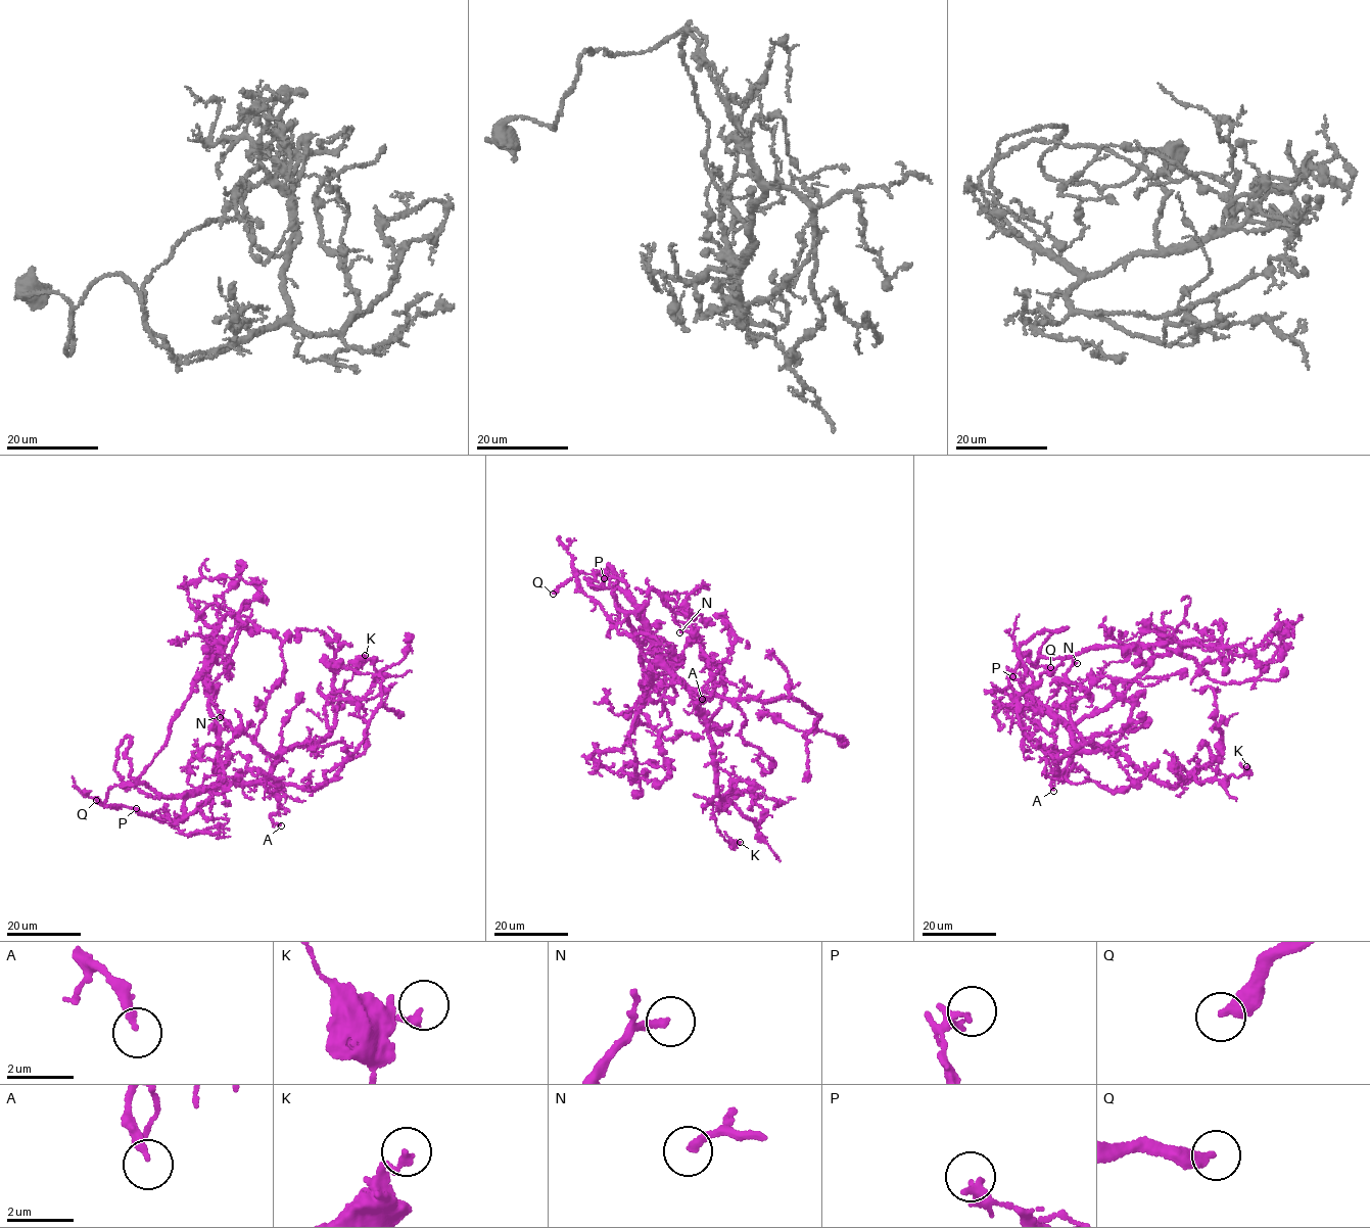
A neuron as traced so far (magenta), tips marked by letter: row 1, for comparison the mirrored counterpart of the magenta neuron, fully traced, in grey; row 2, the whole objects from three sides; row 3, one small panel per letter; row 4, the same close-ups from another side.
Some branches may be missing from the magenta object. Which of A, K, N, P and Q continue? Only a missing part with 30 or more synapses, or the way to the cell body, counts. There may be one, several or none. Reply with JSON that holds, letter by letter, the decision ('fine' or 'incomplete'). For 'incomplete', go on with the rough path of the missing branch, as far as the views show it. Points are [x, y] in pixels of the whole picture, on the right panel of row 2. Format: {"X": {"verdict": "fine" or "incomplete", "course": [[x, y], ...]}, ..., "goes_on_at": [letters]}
{"A": {"verdict": "fine"}, "K": {"verdict": "fine"}, "N": {"verdict": "incomplete", "course": [[1077, 663], [1094, 650], [1113, 625], [1113, 615], [1105, 606]]}, "P": {"verdict": "fine"}, "Q": {"verdict": "incomplete", "course": [[1050, 667], [1077, 673], [1111, 669], [1122, 671], [1132, 681], [1142, 674], [1147, 660], [1163, 649], [1187, 654]]}, "goes_on_at": ["N", "Q"]}

